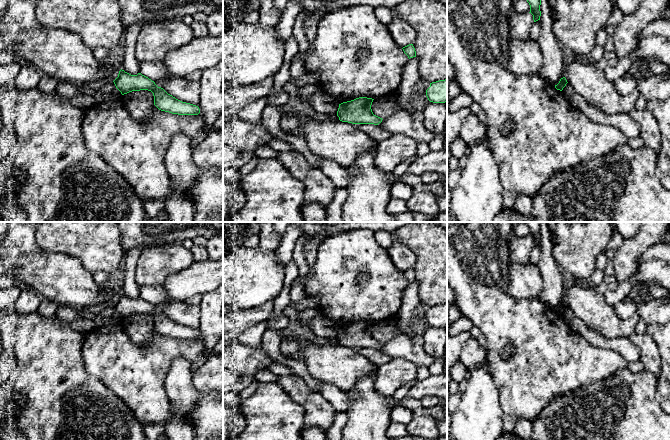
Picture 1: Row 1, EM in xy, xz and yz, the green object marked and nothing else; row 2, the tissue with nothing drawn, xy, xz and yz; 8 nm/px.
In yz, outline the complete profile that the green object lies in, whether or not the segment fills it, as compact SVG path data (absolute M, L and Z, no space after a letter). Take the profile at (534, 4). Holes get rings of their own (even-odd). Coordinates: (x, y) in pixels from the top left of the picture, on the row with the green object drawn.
M527 0L527 2L530 5L530 12L533 15L534 22L540 20L541 11L540 11L540 5L541 0Z

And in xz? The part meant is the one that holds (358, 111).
M359 97L339 104L337 116L342 122L352 124L374 124L382 122L382 118L373 114L371 105L374 99Z

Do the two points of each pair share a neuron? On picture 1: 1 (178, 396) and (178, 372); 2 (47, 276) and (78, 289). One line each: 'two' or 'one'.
1: one
2: one

